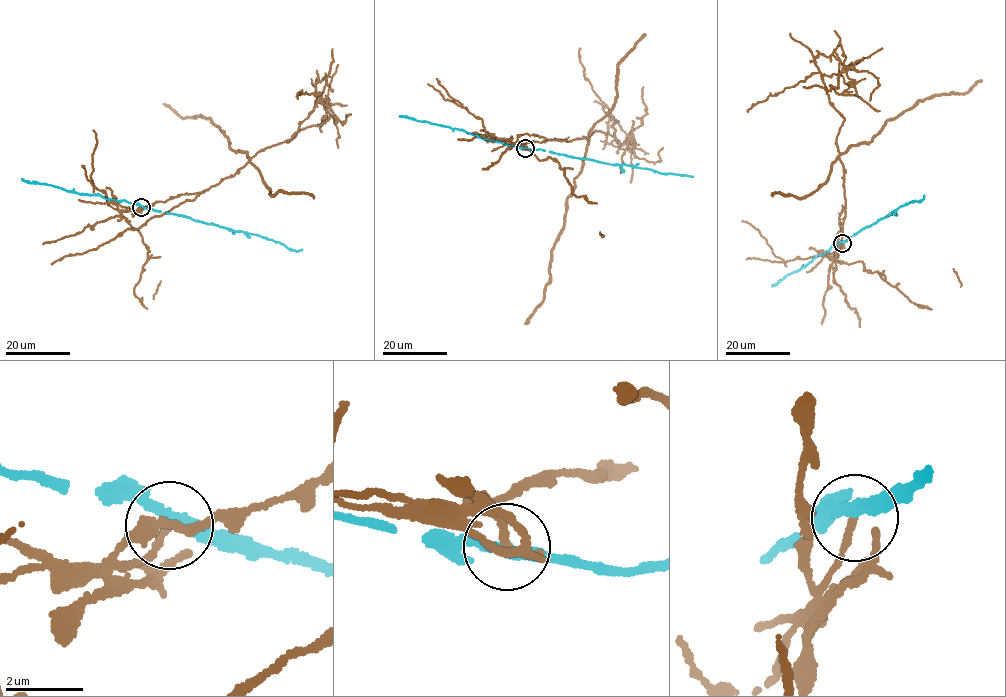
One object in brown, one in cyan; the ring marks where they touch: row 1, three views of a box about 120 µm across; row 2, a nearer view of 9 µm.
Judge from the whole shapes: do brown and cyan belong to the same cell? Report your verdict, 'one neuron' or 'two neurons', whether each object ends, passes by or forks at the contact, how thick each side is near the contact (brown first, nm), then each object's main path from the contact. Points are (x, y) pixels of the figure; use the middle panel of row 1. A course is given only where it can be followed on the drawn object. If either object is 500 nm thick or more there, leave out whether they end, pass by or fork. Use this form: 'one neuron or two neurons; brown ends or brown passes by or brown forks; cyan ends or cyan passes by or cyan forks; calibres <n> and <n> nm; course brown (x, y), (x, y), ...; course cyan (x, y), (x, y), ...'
two neurons; brown ends; cyan passes by; calibres 180 and 240 nm; course brown (525, 148), (522, 144), (529, 142), (567, 142), (589, 134), (582, 170), (554, 243), (545, 296), (524, 323); course cyan (525, 148), (693, 177)

